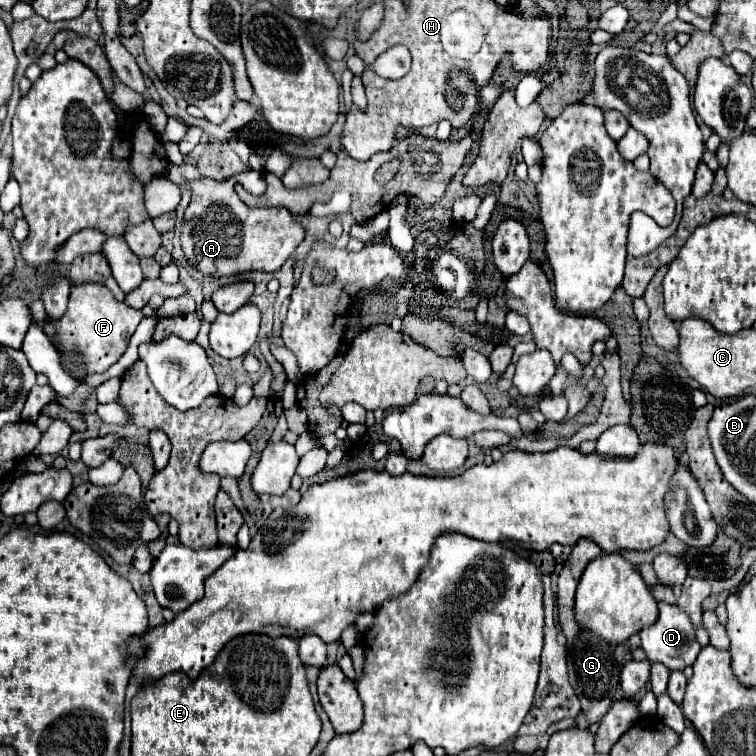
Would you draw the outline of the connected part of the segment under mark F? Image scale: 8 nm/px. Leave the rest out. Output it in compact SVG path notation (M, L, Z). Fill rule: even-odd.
M82 283L72 289L66 315L58 321L52 321L52 325L58 331L62 353L78 349L78 353L84 357L86 373L90 375L104 373L124 355L142 317L142 311L136 311L126 303L118 303L102 283Z

